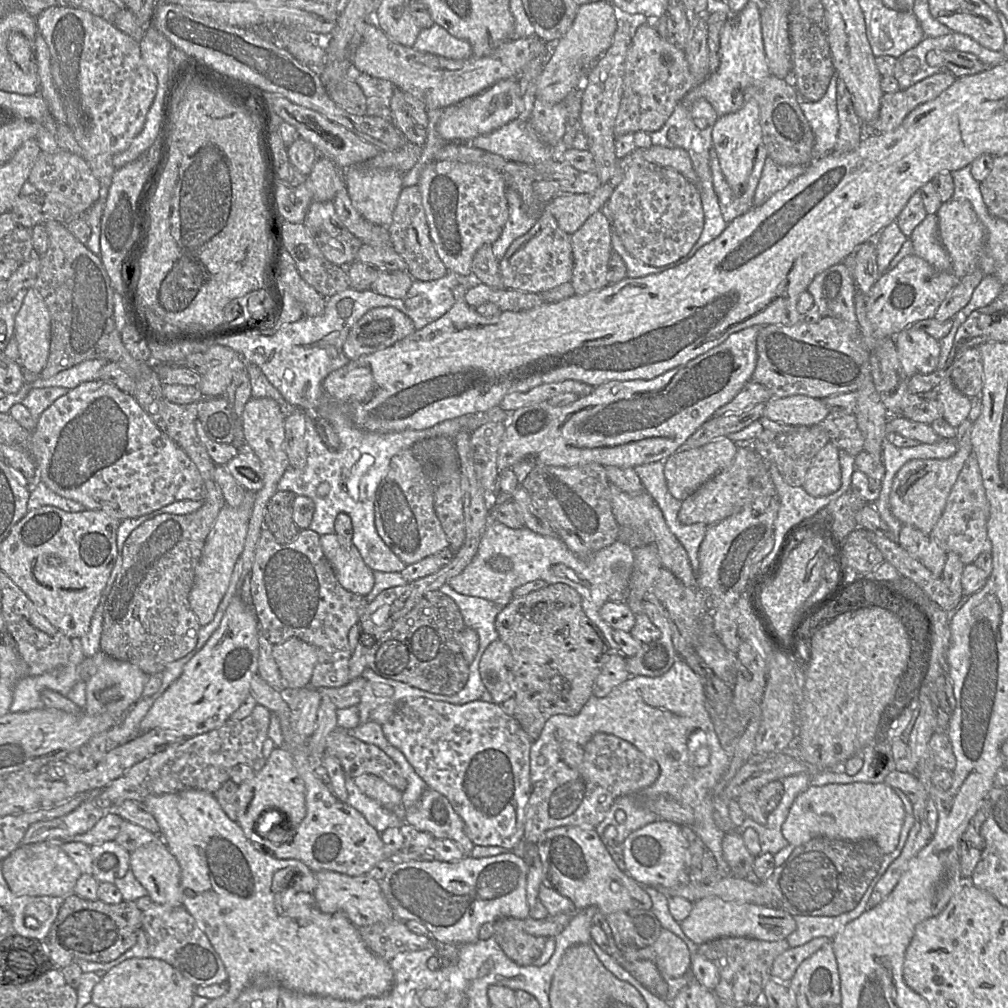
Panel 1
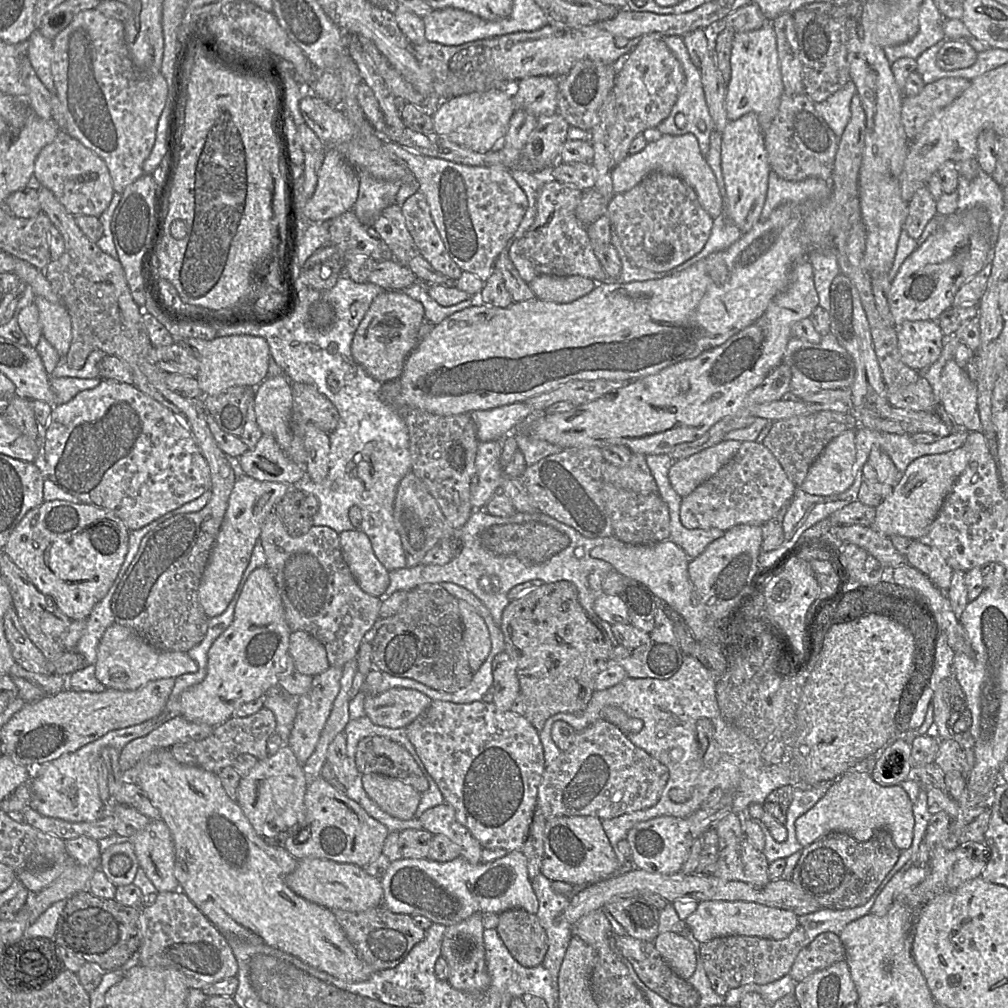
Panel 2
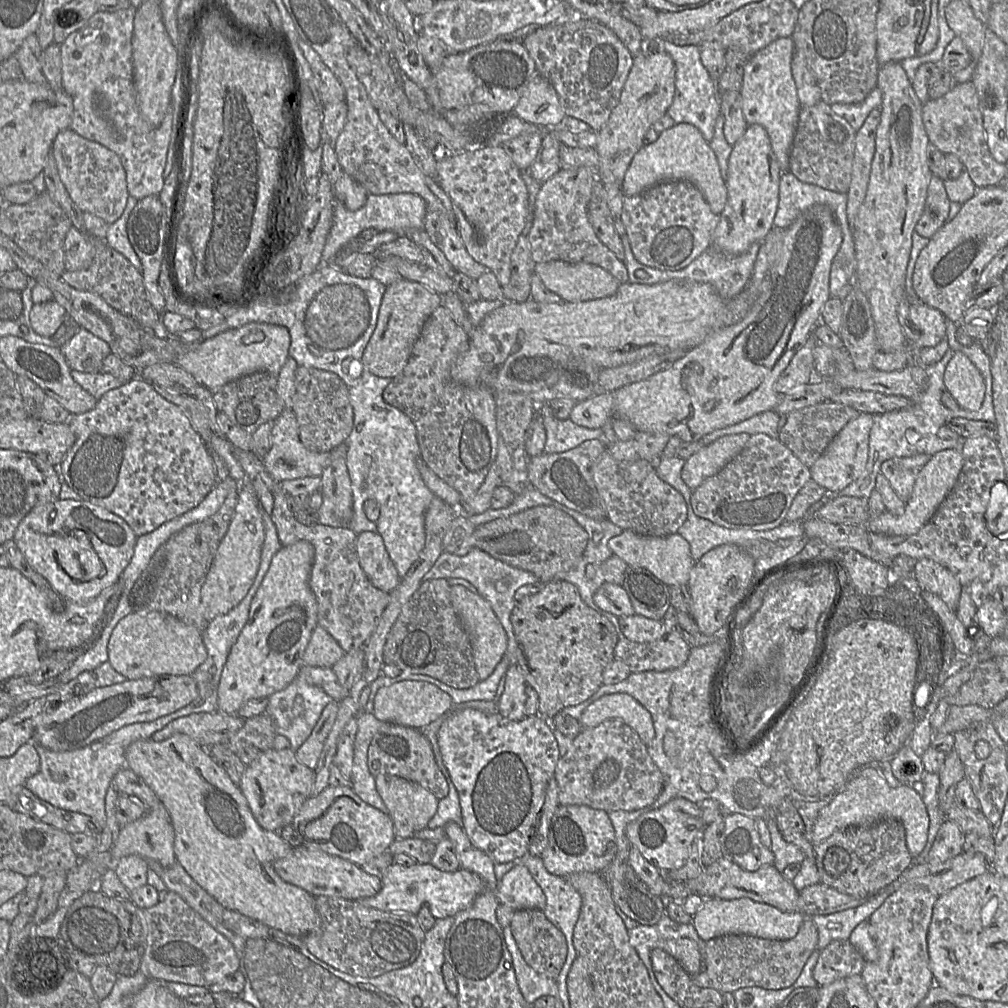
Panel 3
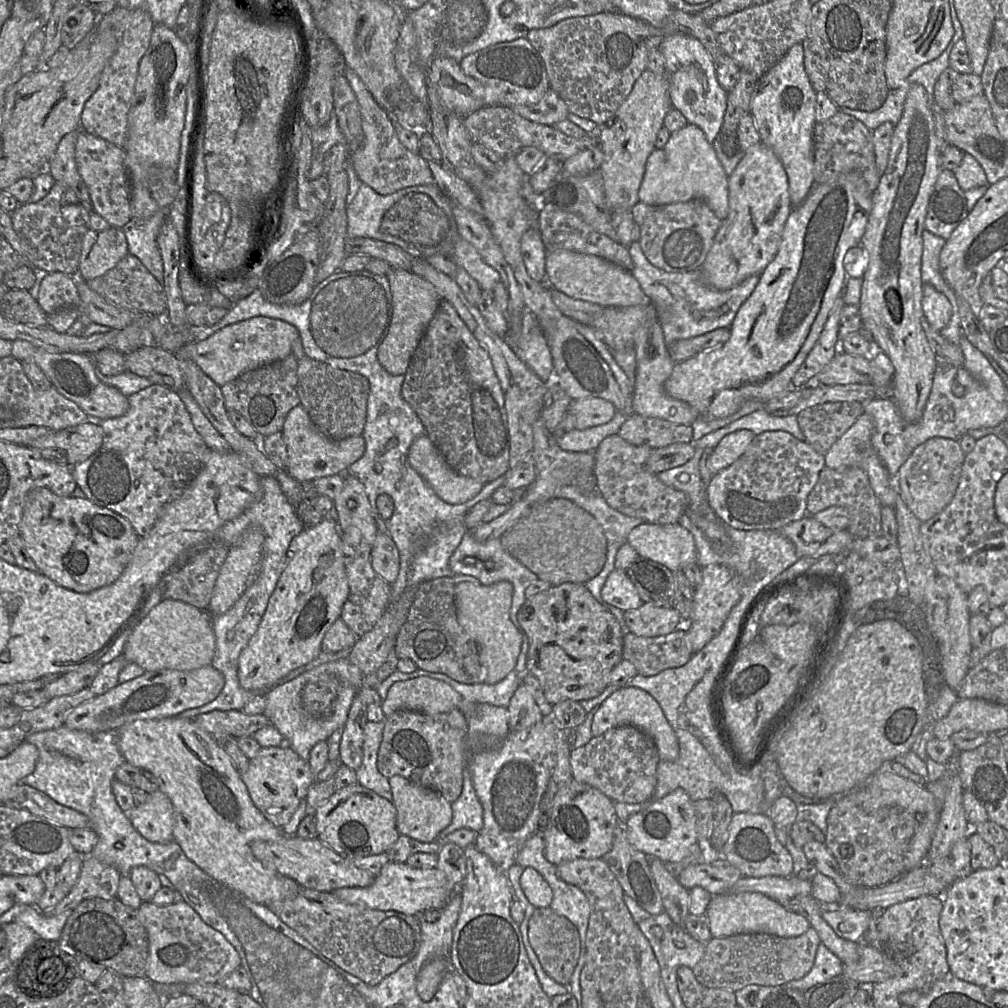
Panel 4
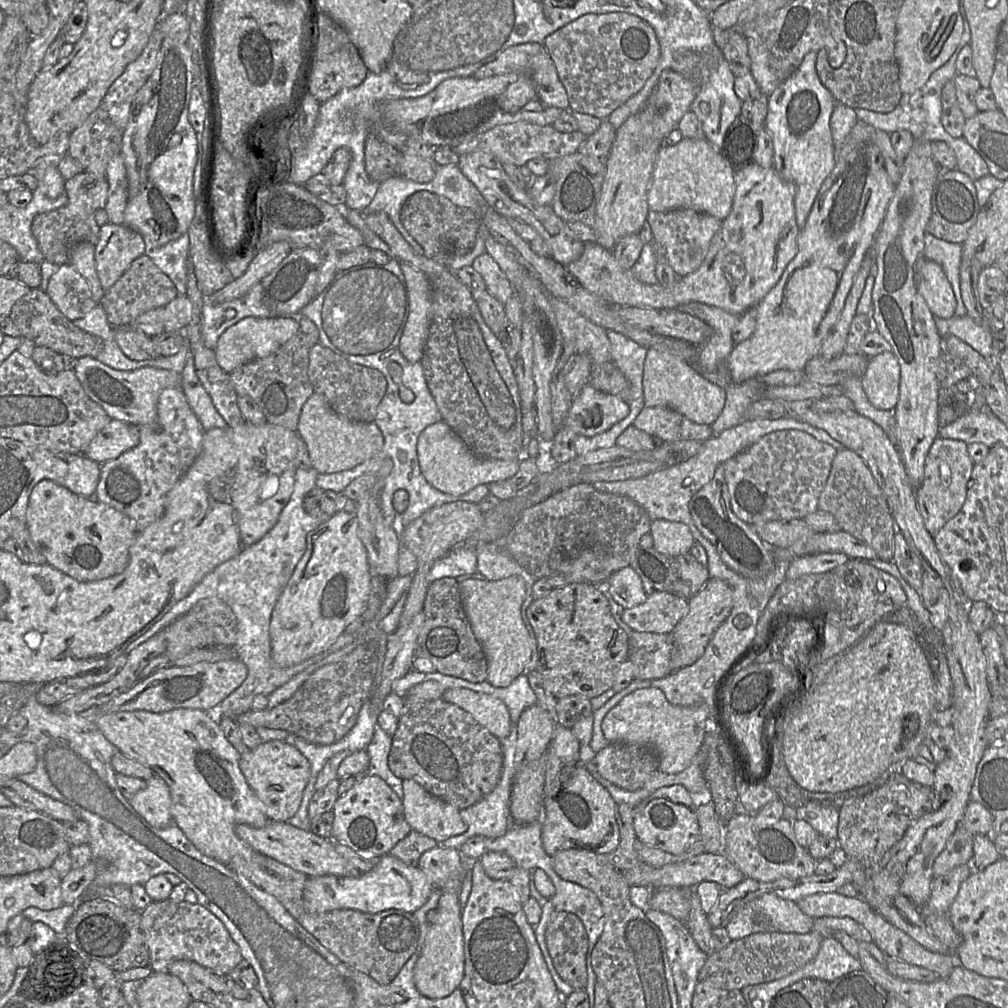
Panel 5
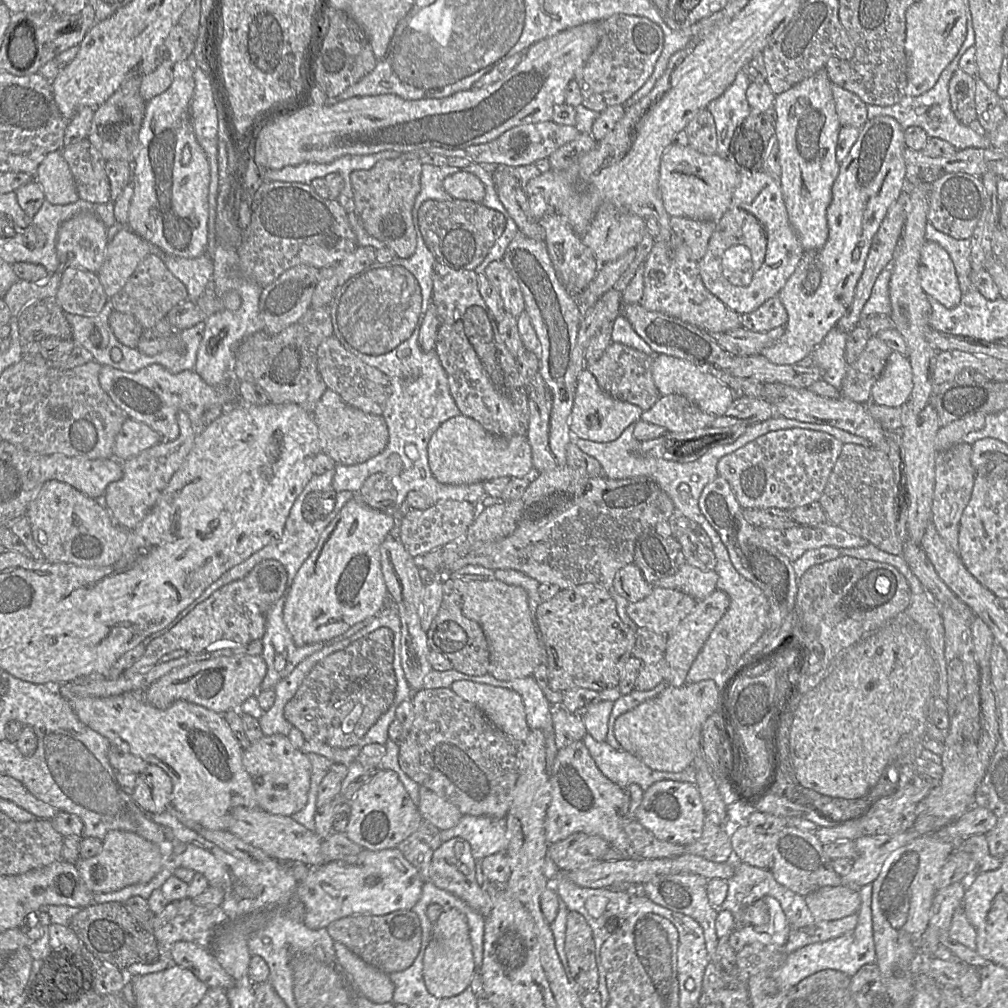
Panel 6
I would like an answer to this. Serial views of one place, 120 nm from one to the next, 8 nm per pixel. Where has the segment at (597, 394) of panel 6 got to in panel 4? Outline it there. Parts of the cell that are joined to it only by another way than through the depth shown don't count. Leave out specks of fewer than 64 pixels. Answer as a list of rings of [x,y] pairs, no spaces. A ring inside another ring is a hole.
[[[583,397],[574,400],[569,408],[574,426],[584,430],[609,422],[617,413],[613,403],[600,397]]]

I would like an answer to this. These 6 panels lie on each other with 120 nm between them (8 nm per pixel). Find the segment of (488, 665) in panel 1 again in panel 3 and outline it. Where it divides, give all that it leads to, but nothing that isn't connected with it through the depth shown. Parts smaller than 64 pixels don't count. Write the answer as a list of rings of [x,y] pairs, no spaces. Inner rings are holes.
[[[510,665],[504,678],[504,690],[497,706],[499,713],[512,721],[521,721],[526,717],[527,683],[522,671],[517,665]]]

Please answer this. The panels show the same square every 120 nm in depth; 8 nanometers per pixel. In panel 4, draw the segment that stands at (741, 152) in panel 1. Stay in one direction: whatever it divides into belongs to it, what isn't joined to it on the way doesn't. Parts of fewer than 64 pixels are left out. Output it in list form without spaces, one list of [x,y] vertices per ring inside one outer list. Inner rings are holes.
[[[762,141],[751,146],[728,178],[729,212],[717,230],[701,267],[703,280],[718,290],[727,290],[752,275],[760,275],[775,258],[785,223],[792,211],[788,177],[778,157]]]

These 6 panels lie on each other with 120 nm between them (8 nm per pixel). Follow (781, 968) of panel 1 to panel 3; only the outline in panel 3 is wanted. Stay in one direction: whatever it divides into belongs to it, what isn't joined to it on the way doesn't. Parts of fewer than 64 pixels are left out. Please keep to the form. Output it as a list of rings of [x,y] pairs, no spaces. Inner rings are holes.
[[[833,940],[820,951],[813,978],[818,986],[828,985],[861,974],[865,964],[863,956],[848,940]]]

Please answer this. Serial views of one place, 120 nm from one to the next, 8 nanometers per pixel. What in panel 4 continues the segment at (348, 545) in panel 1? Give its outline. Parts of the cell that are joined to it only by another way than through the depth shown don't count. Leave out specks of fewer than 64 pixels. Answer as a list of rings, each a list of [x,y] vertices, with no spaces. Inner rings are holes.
[[[378,533],[371,548],[371,565],[374,571],[389,585],[398,576],[399,551],[387,533]]]

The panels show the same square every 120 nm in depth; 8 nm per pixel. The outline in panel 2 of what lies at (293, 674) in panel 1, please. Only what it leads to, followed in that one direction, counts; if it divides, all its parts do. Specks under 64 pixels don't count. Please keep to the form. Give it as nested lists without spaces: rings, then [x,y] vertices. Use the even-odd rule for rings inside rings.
[[[305,631],[291,633],[288,652],[294,668],[301,674],[314,677],[330,668],[324,645]]]

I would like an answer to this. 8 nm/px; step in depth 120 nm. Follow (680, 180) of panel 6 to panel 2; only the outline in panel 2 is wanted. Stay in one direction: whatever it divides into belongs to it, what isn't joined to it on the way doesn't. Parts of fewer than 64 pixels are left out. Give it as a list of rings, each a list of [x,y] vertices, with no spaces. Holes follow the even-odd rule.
[[[690,133],[662,137],[648,145],[638,153],[628,155],[615,165],[612,171],[613,189],[615,193],[624,193],[639,184],[647,175],[660,172],[678,176],[688,183],[695,191],[701,206],[712,217],[725,213],[725,201],[721,196],[716,177],[706,157],[701,154],[697,138]]]

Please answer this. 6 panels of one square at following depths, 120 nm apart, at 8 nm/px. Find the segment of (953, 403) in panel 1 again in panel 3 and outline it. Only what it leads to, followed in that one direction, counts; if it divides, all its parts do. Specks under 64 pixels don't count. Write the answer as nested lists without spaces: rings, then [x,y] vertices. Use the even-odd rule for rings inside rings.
[[[954,351],[944,377],[945,390],[957,401],[959,407],[977,411],[986,395],[986,384],[979,370],[962,352]]]

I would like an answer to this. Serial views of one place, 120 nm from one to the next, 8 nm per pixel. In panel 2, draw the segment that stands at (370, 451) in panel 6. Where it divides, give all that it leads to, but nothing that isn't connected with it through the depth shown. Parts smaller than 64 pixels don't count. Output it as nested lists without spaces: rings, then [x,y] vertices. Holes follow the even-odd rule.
[[[263,435],[239,462],[244,475],[258,481],[293,485],[306,477],[305,468],[292,461],[271,435]]]

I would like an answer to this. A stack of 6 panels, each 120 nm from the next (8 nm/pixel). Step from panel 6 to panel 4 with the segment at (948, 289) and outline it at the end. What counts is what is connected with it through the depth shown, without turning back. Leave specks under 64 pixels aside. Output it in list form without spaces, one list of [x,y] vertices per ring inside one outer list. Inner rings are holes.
[[[923,284],[922,309],[931,328],[941,332],[950,319],[952,305],[942,292],[930,284]]]

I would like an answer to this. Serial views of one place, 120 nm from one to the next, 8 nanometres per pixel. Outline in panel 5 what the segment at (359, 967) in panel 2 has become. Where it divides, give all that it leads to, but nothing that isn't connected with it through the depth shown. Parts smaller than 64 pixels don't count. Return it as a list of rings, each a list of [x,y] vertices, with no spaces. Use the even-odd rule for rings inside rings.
[[[177,708],[154,713],[144,710],[97,714],[93,718],[103,735],[125,756],[150,768],[168,784],[171,793],[171,813],[174,822],[204,855],[228,866],[235,857],[251,860],[256,851],[235,833],[237,824],[262,828],[270,821],[262,802],[247,783],[240,770],[240,753],[225,737],[220,722],[216,722],[205,710]]]

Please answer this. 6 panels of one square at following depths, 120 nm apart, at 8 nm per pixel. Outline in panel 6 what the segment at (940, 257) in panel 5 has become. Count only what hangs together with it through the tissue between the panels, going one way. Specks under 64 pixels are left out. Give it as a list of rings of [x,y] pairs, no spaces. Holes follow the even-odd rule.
[[[927,222],[925,227],[926,241],[936,242],[944,248],[955,267],[957,279],[963,295],[973,289],[970,281],[971,274],[971,241],[970,239],[958,240],[938,231]]]

